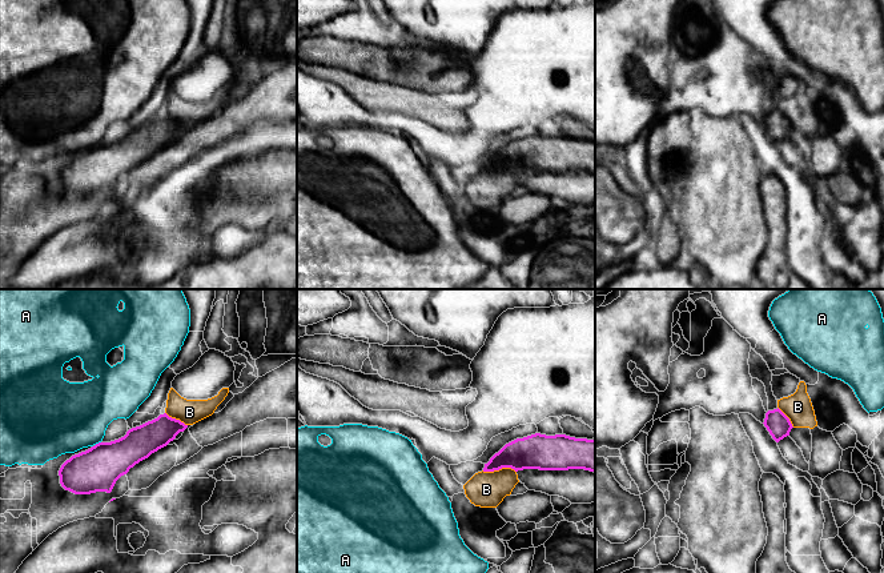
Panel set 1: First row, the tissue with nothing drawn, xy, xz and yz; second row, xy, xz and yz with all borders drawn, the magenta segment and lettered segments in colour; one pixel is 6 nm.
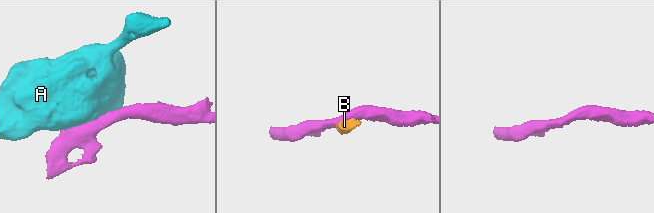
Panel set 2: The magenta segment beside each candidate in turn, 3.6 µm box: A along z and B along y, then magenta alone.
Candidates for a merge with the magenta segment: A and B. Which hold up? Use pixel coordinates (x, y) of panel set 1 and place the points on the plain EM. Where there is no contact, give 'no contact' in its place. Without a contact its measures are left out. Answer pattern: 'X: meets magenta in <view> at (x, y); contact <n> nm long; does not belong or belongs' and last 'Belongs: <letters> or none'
A: meets magenta in xy at (99, 144); contact 50 nm long; does not belong
B: meets magenta in xz at (499, 169); contact 200 nm long; does not belong
Belongs: none

